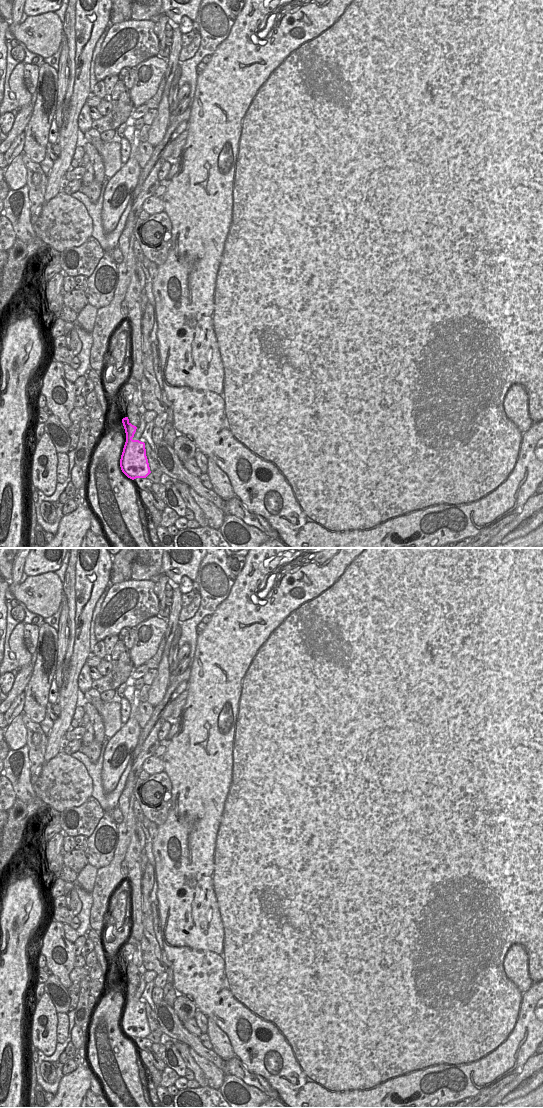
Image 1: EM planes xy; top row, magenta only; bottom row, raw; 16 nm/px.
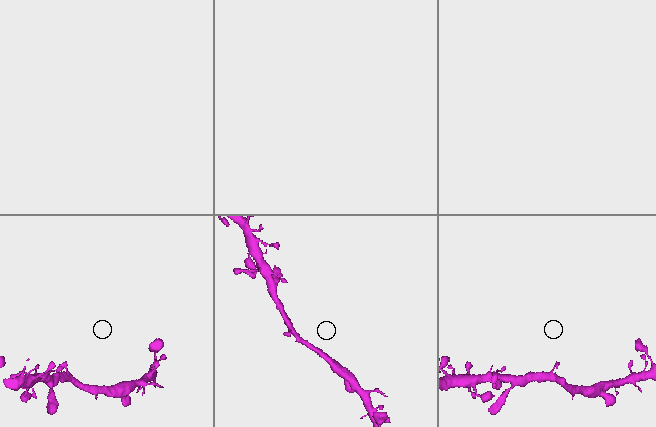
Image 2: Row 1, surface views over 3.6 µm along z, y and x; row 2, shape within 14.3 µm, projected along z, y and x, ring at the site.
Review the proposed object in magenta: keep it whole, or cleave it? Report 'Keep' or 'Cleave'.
Keep.

